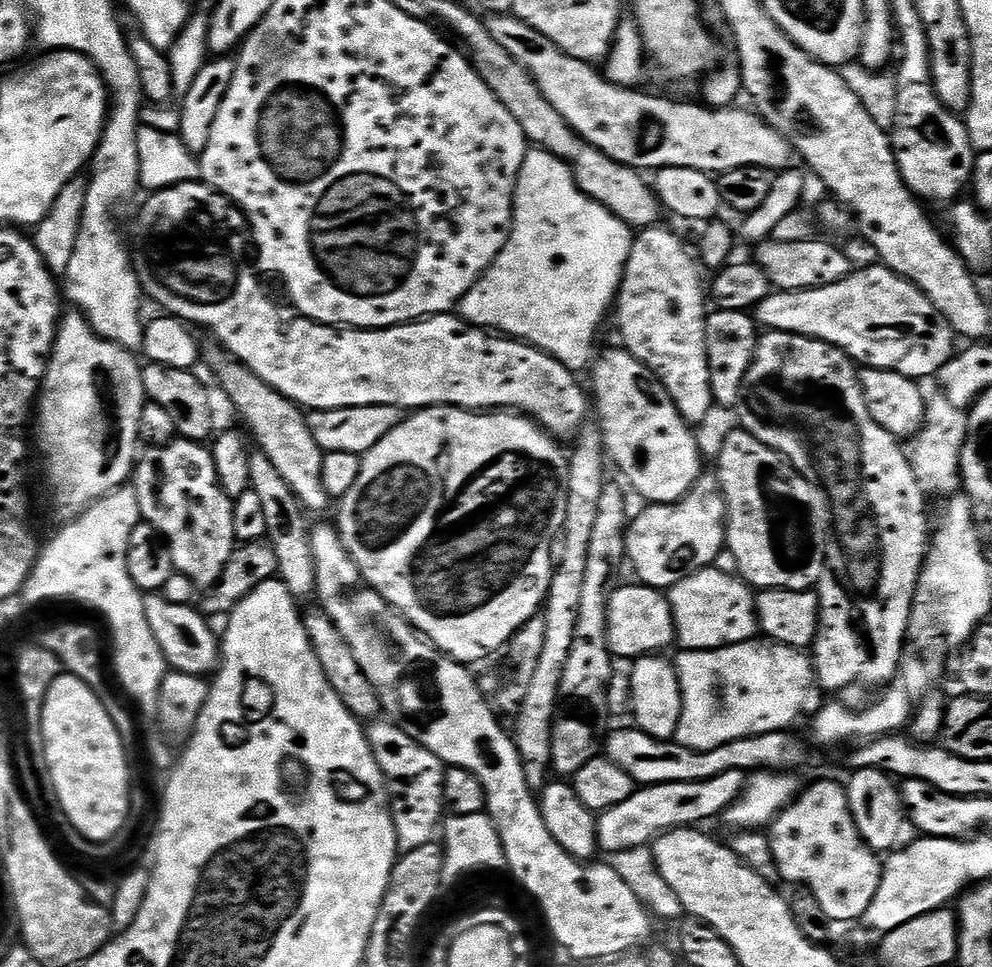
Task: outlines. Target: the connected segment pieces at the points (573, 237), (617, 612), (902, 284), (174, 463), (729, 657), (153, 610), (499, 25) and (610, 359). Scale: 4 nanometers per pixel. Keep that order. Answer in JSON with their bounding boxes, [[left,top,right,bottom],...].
[[458,147,633,374],[608,582,676,662],[754,267,954,381],[130,438,238,589],[675,638,814,752],[144,594,221,677],[486,14,794,174],[590,346,702,504]]

